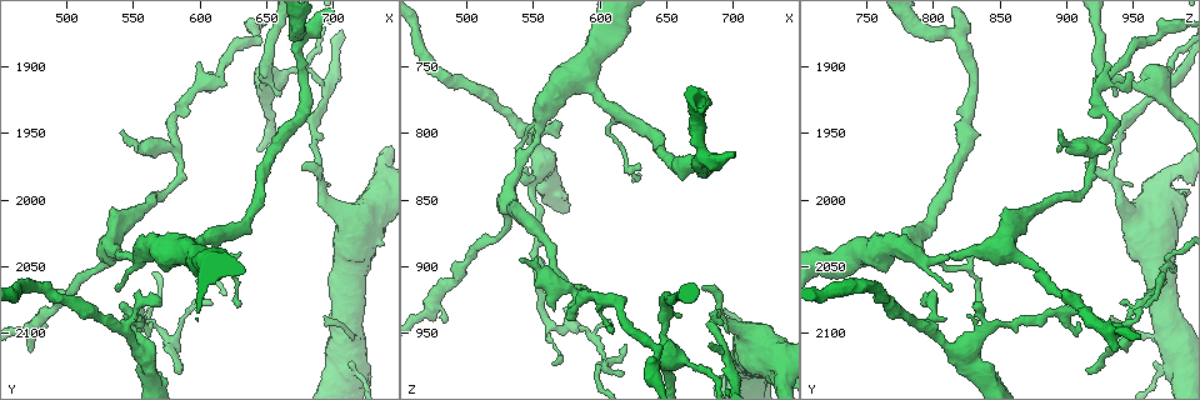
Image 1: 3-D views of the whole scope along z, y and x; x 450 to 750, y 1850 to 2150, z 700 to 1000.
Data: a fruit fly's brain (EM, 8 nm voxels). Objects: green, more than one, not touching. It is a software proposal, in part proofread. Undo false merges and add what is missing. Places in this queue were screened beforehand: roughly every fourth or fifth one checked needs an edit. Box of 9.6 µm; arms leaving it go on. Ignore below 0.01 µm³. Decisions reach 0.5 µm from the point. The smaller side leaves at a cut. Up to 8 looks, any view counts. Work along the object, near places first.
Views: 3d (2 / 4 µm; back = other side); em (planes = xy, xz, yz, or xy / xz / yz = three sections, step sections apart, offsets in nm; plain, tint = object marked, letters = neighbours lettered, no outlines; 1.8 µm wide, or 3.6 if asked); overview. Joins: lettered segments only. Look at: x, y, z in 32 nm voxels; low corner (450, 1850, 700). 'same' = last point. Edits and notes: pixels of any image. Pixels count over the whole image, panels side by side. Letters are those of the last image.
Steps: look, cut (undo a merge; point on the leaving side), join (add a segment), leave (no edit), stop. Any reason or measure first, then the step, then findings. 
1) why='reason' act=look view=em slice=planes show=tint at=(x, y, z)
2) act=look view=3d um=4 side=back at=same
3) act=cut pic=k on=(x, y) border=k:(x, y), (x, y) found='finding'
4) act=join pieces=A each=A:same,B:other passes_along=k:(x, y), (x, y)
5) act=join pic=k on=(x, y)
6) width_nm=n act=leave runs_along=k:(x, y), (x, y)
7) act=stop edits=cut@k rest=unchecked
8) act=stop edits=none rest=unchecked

why='branch stops here' act=look view=3d um=4 at=(586, 2130, 914)

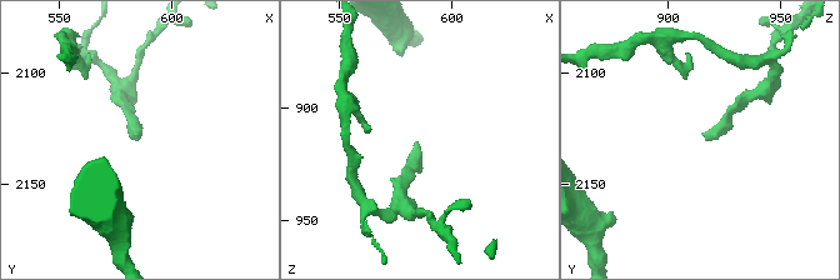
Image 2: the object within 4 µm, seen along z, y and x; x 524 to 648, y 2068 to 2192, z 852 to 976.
act=look view=em slice=planes show=letters at=(586, 2129, 914)

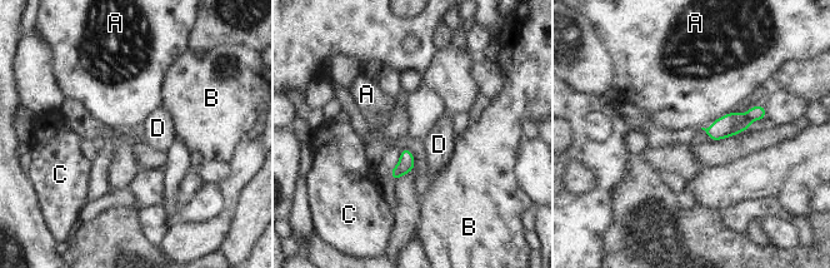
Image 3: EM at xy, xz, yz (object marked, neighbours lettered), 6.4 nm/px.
longest_contact=A:170nm act=leave each=A:other,B:other,C:other,D:other border=3:(735, 109), (718, 117), (713, 122) found='no lettered segment goes on from it'

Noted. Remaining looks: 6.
why='a fork' act=look view=em slice=planes show=letters at=(552, 2082, 898)

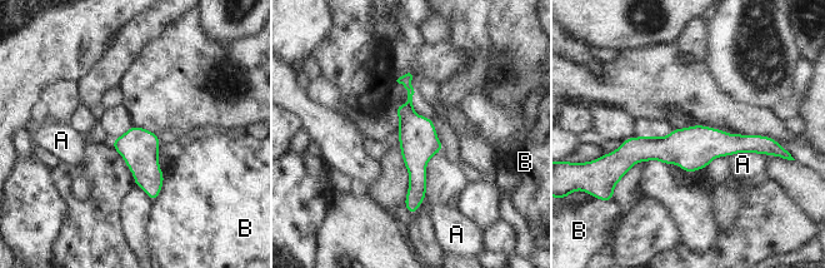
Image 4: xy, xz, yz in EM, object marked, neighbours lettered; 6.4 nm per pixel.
longest_contact=A:240nm act=leave each=A:other,B:other border=4:(766, 154), (738, 152), (729, 157) found='one neuron here'

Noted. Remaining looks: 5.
why='calibre changes' act=look view=3d um=4 at=(560, 2088, 952)

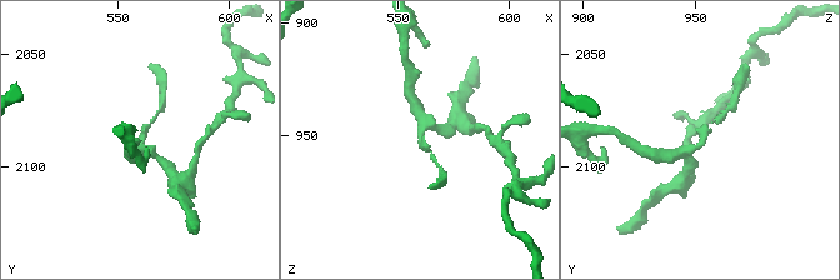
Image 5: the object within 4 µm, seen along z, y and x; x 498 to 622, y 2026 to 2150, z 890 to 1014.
act=look view=em slice=planes show=letters at=(561, 2086, 953)

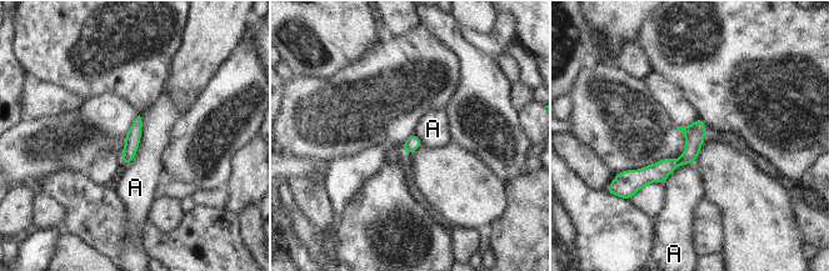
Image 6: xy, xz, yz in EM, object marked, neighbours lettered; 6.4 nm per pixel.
act=leave each=A:other border=6:(140, 115), (141, 140), (126, 166) found='one neuron here'

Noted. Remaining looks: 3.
why='small branch off a trunk' act=look view=3d um=4 at=(614, 2028, 782)

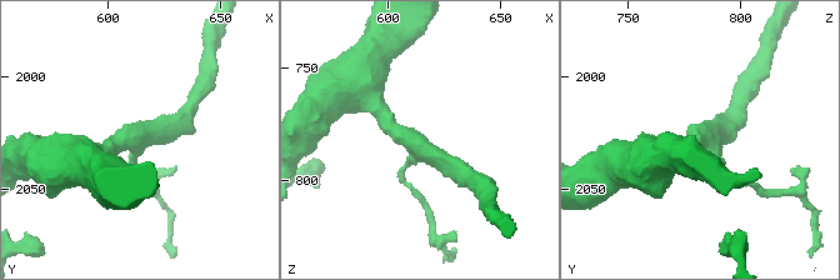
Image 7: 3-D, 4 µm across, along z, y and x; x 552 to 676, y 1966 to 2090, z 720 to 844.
arms=3 why='need the tissue' act=look view=em slice=xy step=16 show=letters at=(612, 2026, 784)

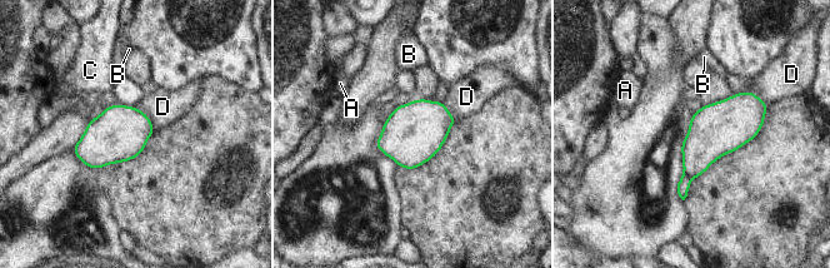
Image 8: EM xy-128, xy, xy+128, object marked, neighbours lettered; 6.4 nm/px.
why='cut it another way' act=look view=em slice=planes show=letters at=same

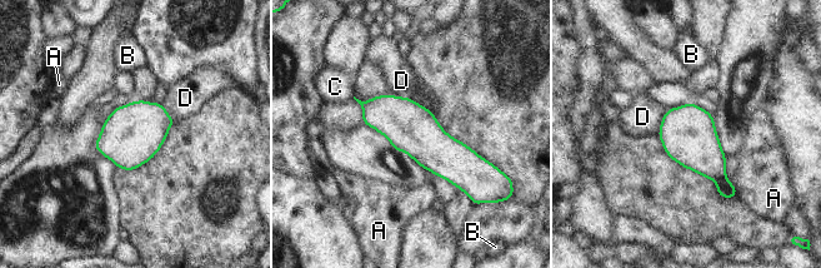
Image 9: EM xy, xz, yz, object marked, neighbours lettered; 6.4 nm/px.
act=cut pic=9 on=(725, 189) each=A:other,B:other,C:other,D:other border=9:(725, 177), (715, 180) found='two neurons meet here'

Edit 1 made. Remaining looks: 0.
act=stop edits=cut@9 rest=unchecked

